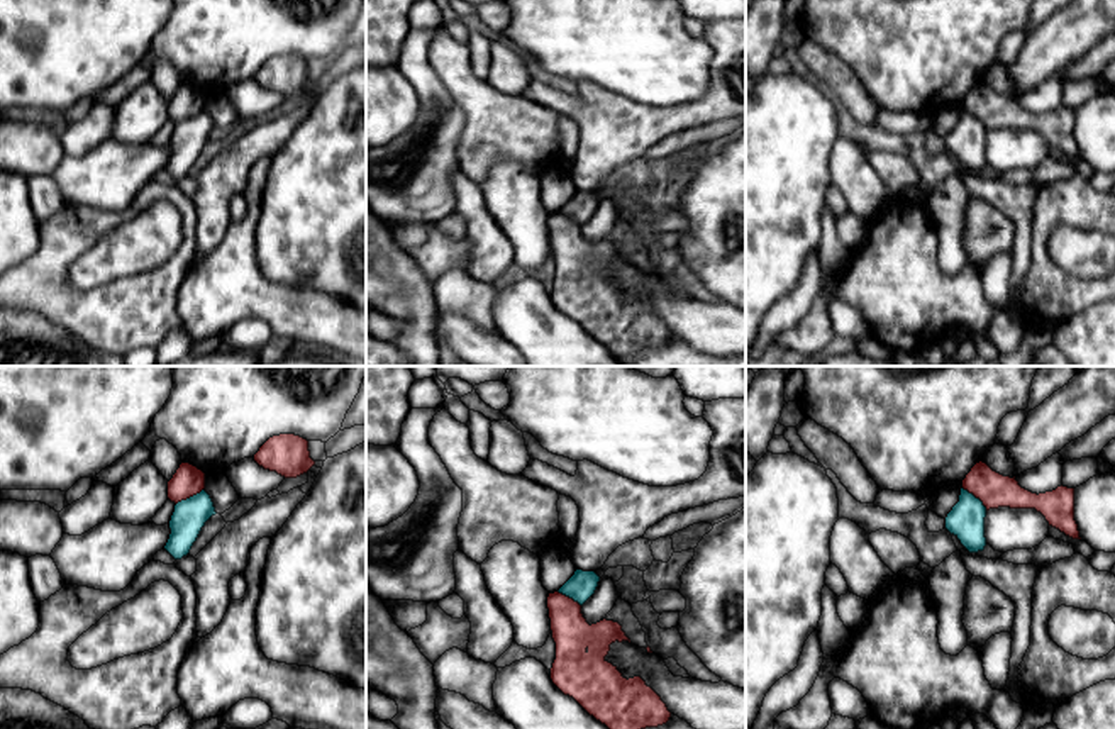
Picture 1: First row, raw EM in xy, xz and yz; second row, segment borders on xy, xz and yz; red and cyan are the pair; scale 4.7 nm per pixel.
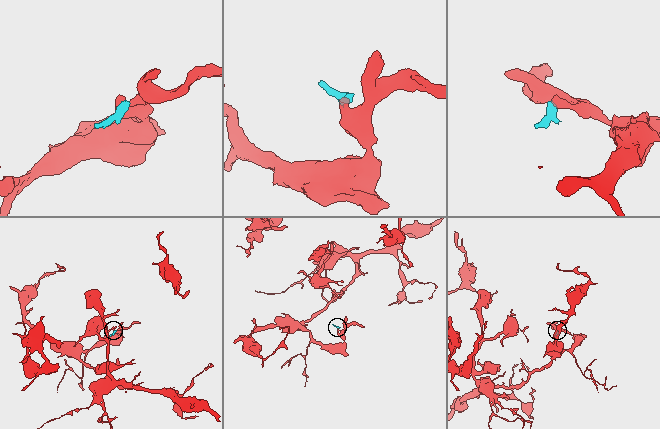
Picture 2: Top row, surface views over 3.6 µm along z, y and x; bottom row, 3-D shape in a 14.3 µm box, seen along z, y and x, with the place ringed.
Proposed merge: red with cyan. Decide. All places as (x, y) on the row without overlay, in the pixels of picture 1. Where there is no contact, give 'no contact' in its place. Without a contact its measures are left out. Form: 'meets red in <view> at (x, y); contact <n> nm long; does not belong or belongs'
meets red in yz at (976, 117); contact 160 nm long; does not belong

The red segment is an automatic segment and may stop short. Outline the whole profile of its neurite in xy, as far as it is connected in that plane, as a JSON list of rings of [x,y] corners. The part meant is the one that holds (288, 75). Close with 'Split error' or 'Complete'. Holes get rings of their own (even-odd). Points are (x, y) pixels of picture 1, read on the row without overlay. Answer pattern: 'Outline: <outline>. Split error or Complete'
Outline: [[[295,54],[269,58],[254,75],[254,81],[285,98],[297,98],[315,85],[310,78],[308,61]]]. Complete

